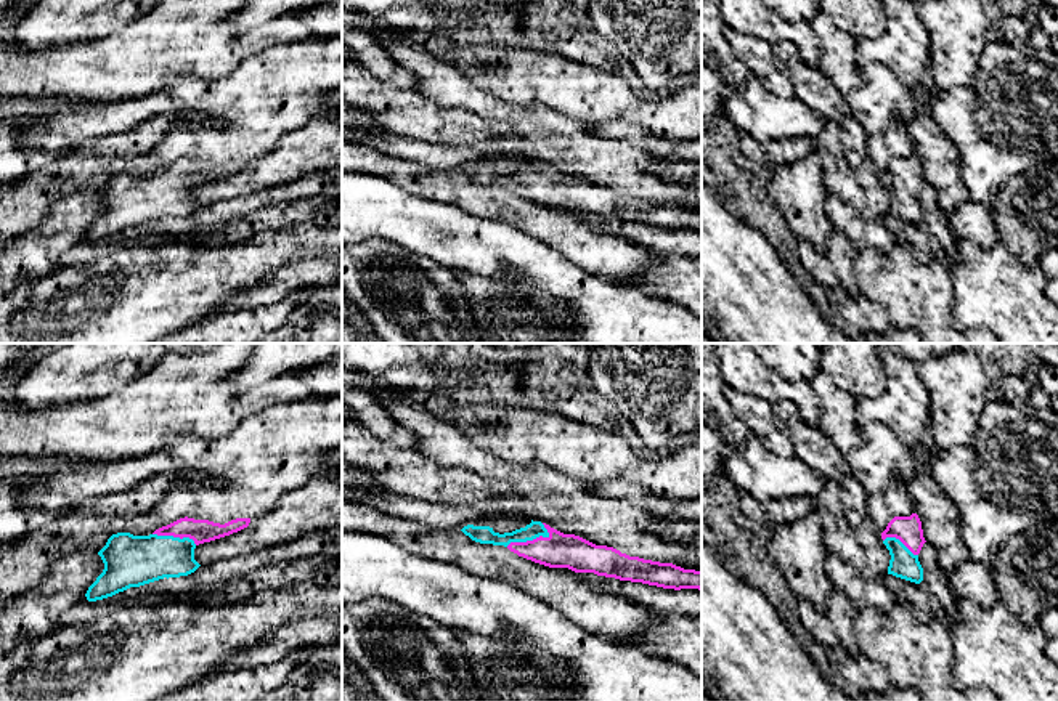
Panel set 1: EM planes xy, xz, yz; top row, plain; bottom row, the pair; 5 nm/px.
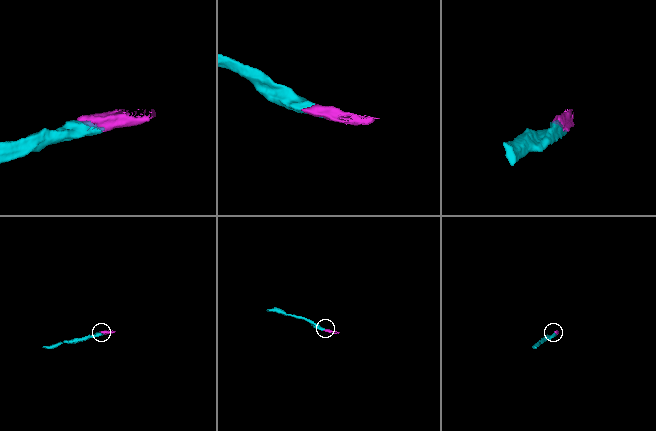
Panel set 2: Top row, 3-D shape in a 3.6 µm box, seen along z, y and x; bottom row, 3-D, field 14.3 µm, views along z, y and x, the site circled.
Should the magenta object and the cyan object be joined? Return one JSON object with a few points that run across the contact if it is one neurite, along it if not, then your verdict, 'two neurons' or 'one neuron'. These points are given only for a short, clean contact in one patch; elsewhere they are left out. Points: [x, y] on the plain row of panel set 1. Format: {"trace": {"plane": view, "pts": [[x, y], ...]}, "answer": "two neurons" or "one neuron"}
{"trace": {"plane": "xz", "pts": [[559, 191], [527, 182], [496, 180], [484, 175]]}, "answer": "one neuron"}

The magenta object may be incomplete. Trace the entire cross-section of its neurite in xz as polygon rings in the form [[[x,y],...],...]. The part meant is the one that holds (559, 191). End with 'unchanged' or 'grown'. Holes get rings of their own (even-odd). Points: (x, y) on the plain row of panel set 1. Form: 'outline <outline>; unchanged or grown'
outline [[[531,160],[525,168],[504,175],[494,173],[490,167],[474,165],[467,165],[461,172],[475,183],[504,186],[519,197],[549,209],[568,209],[575,213],[594,213],[663,229],[702,231],[702,212],[629,197],[613,188],[596,186],[580,176],[564,175],[541,162]]]; grown

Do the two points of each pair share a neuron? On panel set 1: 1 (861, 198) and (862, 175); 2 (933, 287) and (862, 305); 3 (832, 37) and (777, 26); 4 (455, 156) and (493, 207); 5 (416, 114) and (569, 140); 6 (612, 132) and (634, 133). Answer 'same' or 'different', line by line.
1: same
2: different
3: different
4: different
5: different
6: same

